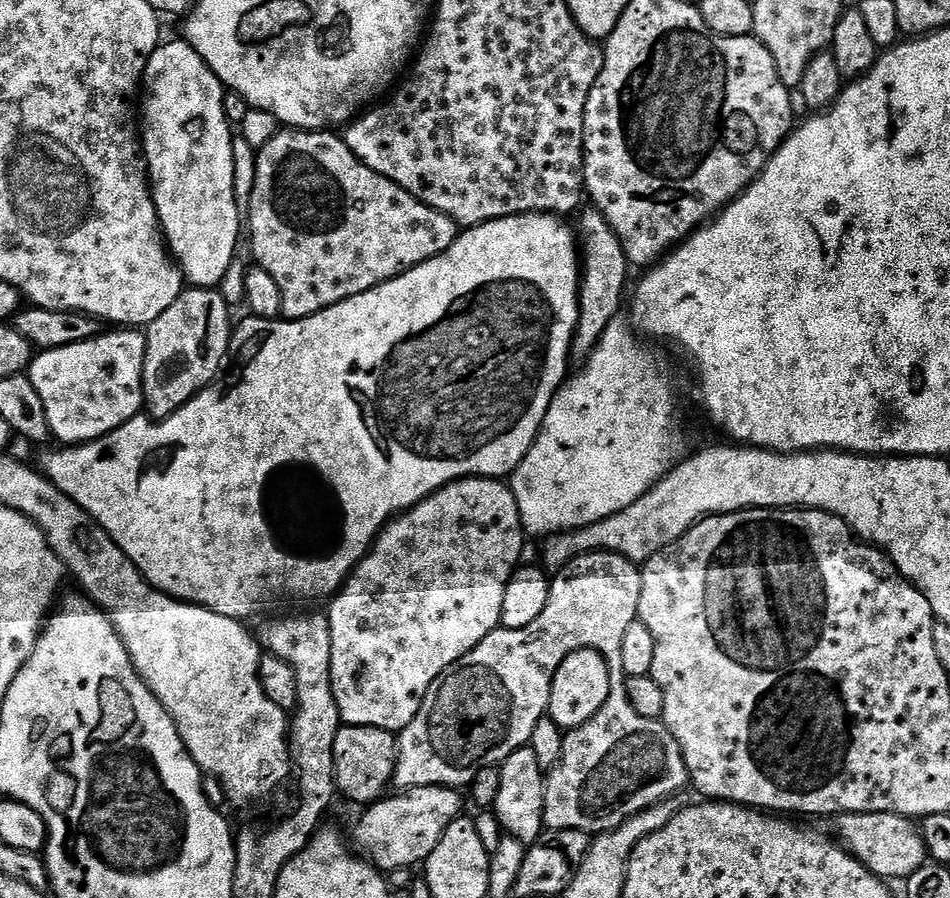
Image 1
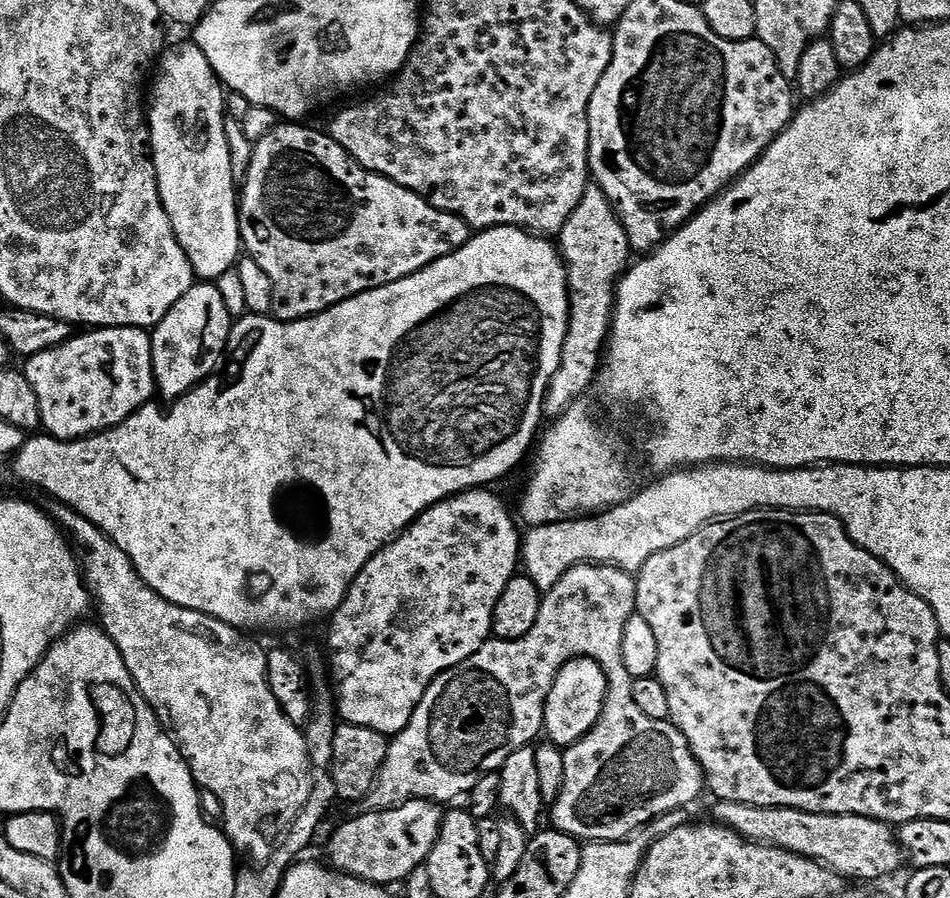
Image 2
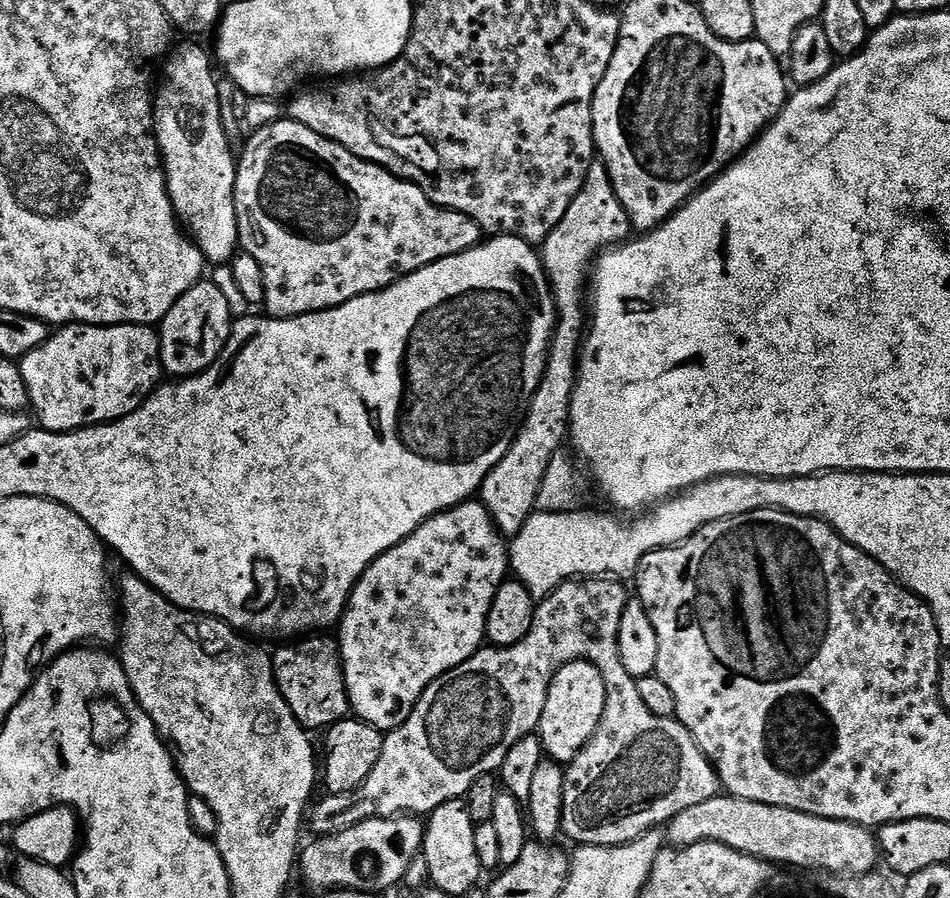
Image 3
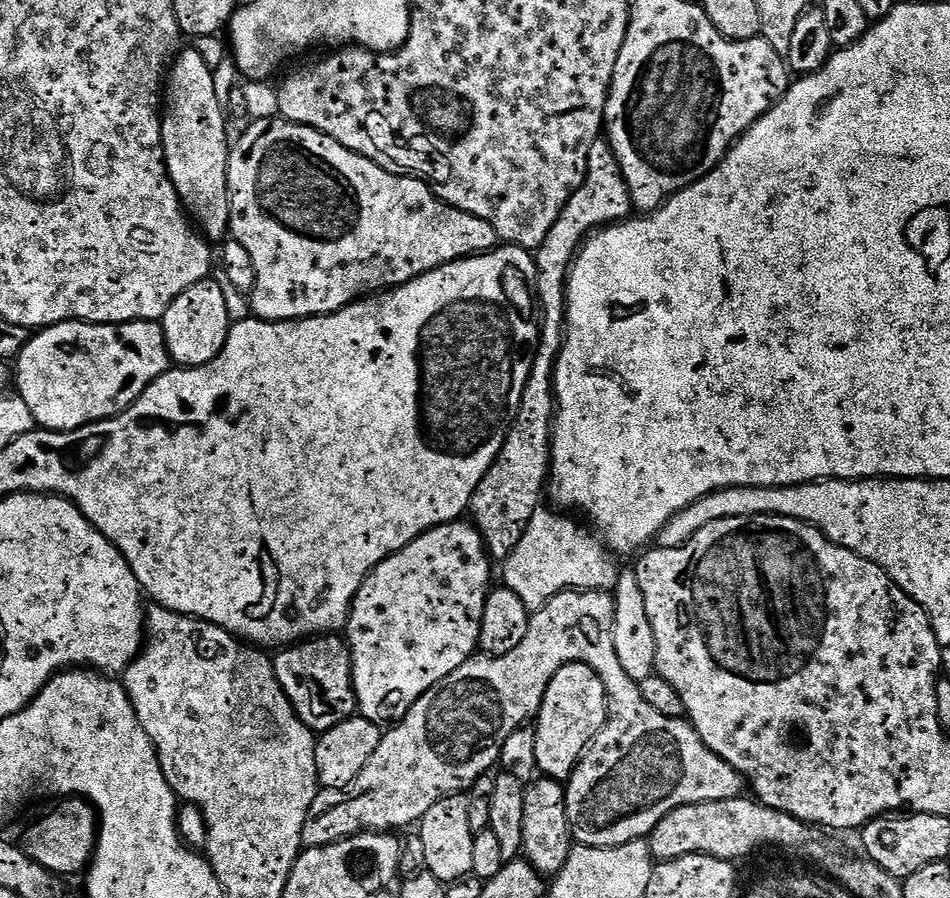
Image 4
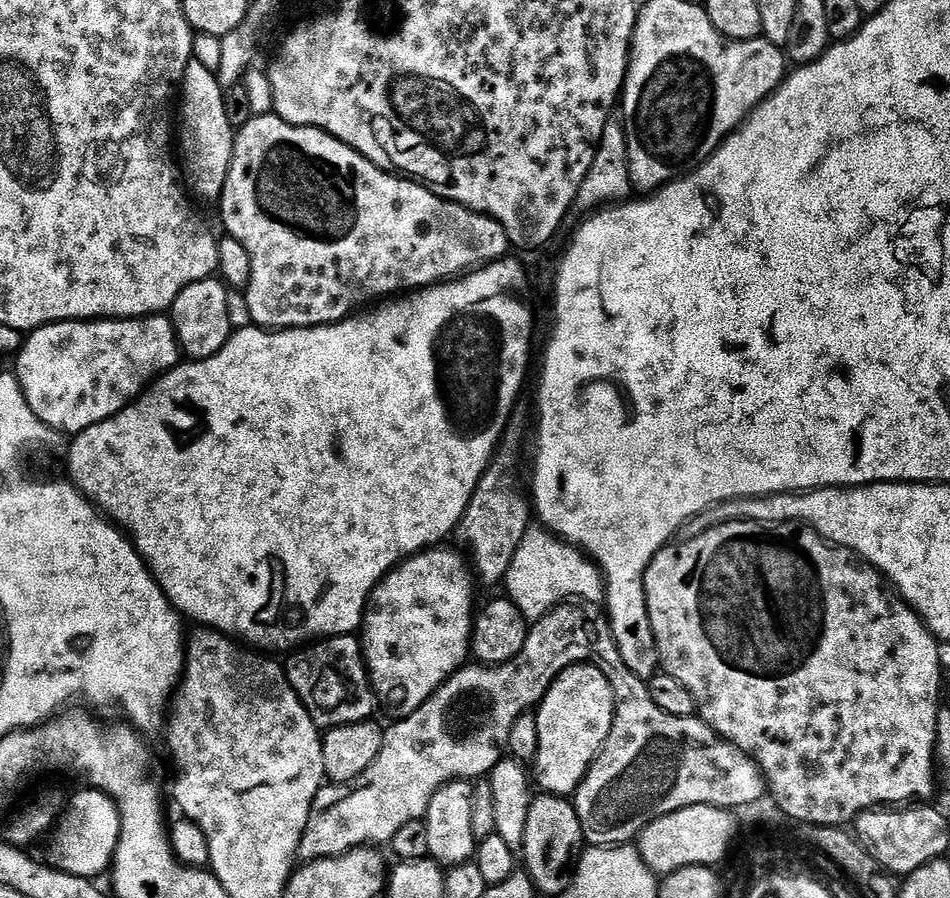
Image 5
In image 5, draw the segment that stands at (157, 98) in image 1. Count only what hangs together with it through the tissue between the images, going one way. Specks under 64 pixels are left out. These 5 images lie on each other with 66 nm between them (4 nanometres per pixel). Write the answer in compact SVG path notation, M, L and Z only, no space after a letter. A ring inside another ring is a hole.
M193 58L178 85L178 148L184 151L182 172L193 193L196 191L204 200L219 201L230 170L233 143L234 129L226 116L224 90L219 86L217 73L200 58Z

